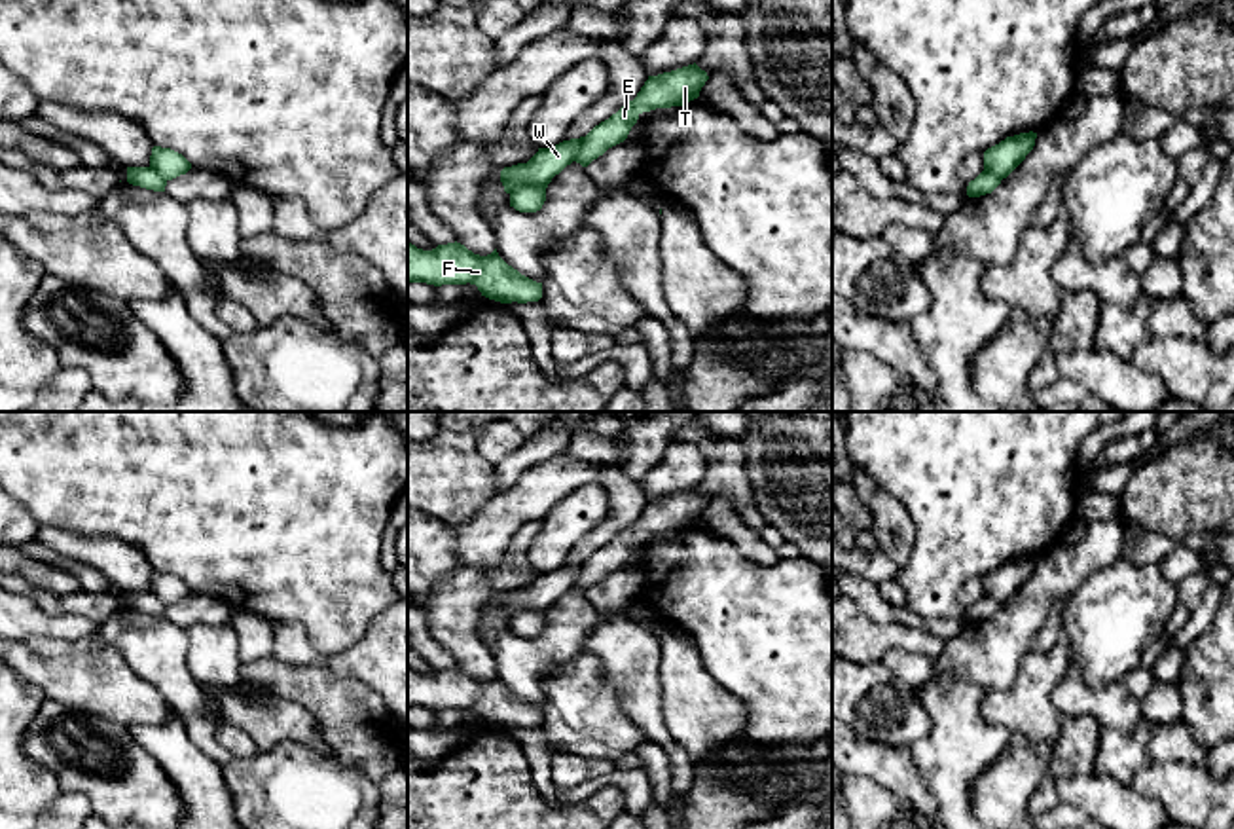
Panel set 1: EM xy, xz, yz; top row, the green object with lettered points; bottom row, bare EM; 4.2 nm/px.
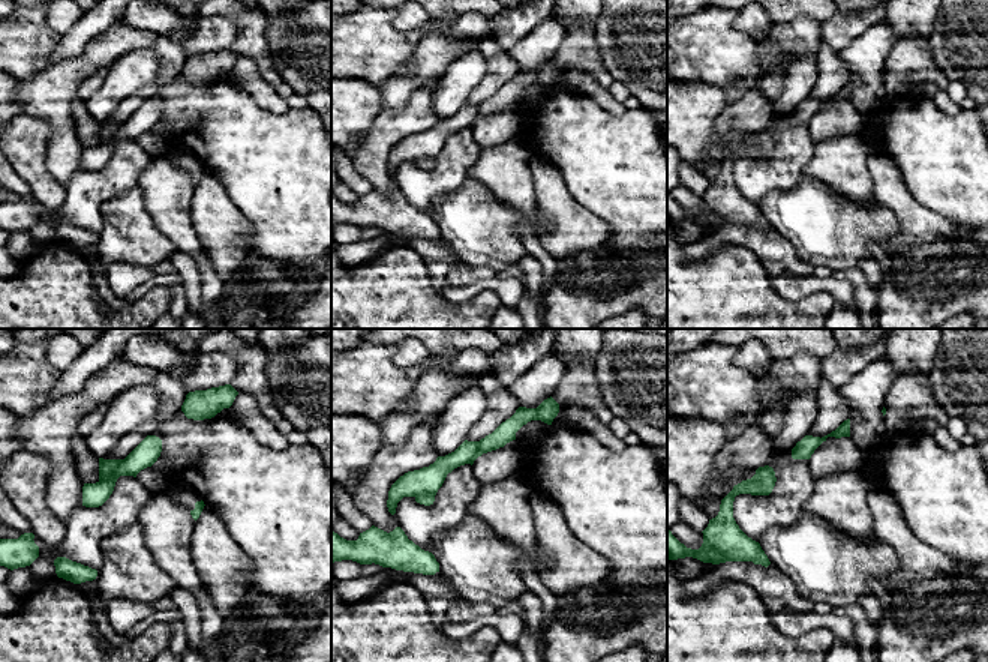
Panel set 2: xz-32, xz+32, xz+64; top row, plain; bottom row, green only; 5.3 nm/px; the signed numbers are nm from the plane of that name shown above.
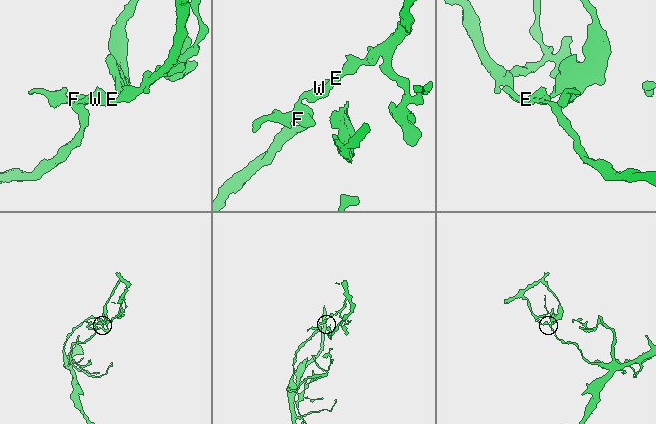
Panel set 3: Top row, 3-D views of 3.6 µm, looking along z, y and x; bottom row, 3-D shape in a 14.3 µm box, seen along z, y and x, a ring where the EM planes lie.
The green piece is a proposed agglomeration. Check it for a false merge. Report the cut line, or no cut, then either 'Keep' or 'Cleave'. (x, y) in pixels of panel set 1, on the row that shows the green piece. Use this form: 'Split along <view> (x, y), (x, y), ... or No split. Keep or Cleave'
Split along xz (546, 183), (541, 186), (520, 186), (510, 196). Cleave

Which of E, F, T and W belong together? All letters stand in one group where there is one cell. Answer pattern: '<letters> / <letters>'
E T / F W

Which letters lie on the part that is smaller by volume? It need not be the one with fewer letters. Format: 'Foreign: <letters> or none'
Foreign: E, T

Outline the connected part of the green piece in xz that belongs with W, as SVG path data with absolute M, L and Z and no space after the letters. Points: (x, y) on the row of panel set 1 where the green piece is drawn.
M584 137L563 140L552 148L538 148L527 163L504 167L500 171L504 192L512 195L523 186L542 188L550 184L555 175L574 161L582 142Z

